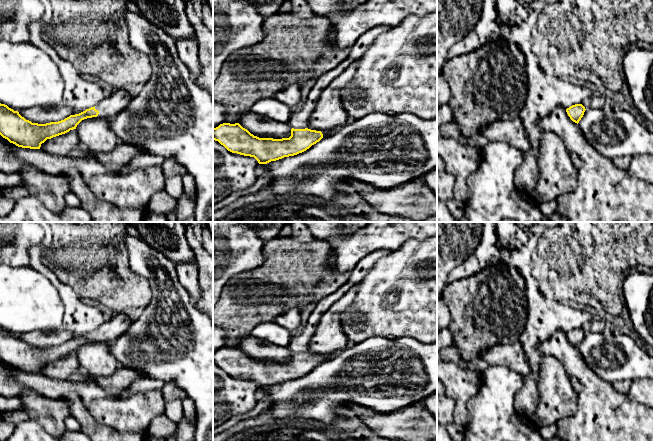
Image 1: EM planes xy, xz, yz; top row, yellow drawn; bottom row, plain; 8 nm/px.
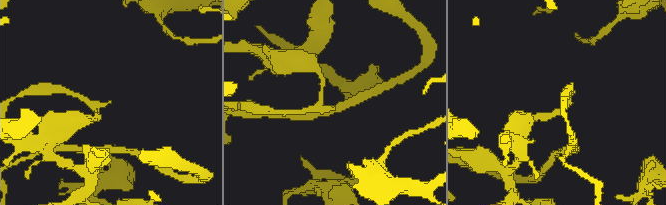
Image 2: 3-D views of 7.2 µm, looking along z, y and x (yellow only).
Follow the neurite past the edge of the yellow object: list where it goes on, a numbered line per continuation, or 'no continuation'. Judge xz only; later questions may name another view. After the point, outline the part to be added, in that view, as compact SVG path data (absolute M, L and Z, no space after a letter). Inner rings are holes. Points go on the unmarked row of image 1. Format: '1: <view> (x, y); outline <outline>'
1: xz (326, 357); outline M340 351L338 352L334 352L332 354L326 354L326 355L321 355L323 358L323 361L328 361L330 360L332 357L334 357L335 355L337 355Z

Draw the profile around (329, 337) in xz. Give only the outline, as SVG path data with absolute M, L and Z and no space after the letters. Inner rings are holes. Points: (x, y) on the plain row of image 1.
M359 284L352 286L343 297L324 312L308 345L308 353L316 355L332 354L342 351L350 345L343 331L340 316L352 304L358 287Z

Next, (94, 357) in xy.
M108 342L84 343L75 354L80 368L93 377L108 377L117 370L118 362L110 353Z

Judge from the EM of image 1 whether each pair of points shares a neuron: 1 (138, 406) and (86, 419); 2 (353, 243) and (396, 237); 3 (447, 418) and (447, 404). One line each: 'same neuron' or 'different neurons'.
1: different neurons
2: same neuron
3: same neuron

